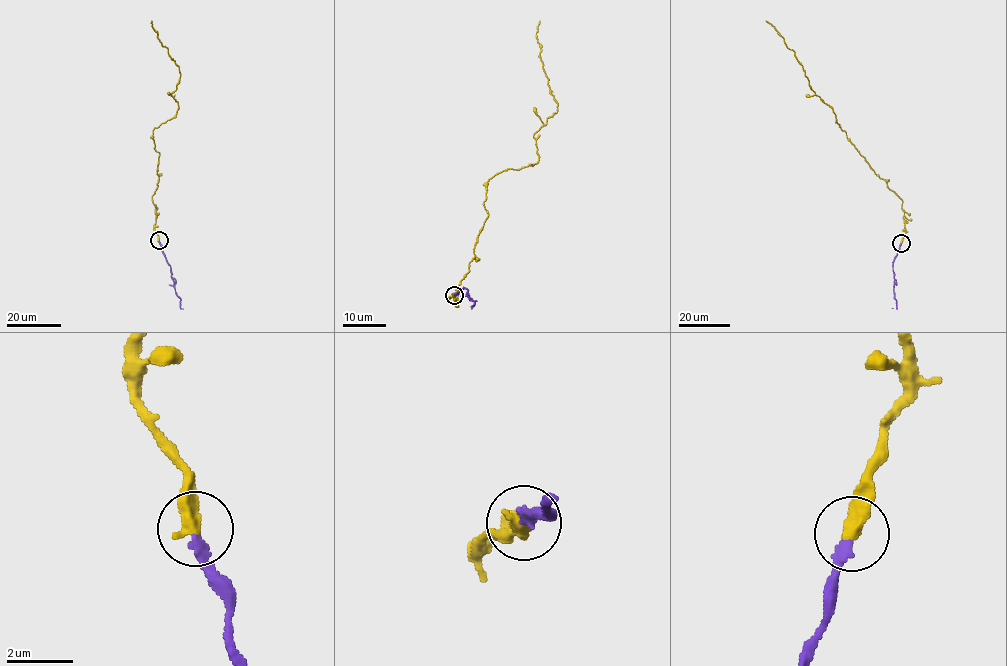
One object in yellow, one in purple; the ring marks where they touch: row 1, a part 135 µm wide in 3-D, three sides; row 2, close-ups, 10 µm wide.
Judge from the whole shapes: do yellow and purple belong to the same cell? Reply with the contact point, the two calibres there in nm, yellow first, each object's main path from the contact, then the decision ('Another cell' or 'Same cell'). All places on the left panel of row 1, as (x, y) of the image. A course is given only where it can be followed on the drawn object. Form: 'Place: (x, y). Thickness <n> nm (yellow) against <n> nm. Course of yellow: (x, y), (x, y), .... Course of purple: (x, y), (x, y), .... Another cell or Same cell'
Place: (159, 240). Thickness 480 nm (yellow) against 280 nm. Course of yellow: (159, 241), (152, 196), (159, 181), (153, 130), (175, 115), (178, 103), (171, 94), (180, 73), (151, 21). Course of purple: (159, 241), (182, 308). Same cell

